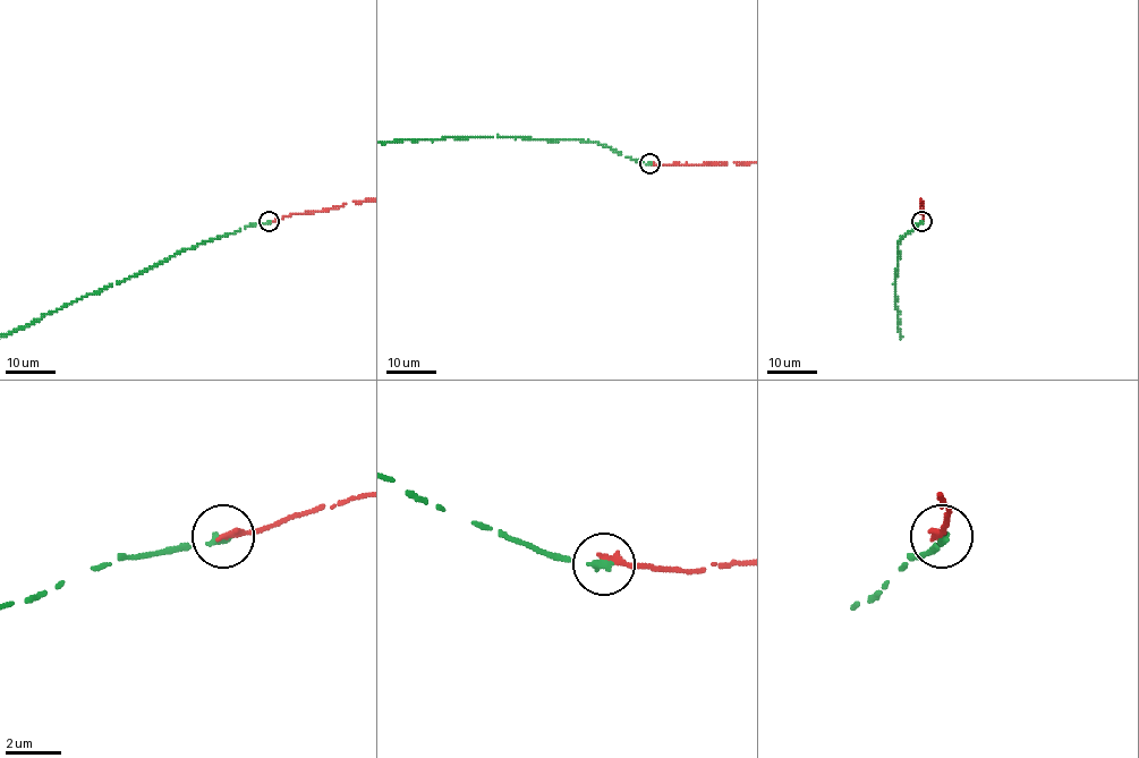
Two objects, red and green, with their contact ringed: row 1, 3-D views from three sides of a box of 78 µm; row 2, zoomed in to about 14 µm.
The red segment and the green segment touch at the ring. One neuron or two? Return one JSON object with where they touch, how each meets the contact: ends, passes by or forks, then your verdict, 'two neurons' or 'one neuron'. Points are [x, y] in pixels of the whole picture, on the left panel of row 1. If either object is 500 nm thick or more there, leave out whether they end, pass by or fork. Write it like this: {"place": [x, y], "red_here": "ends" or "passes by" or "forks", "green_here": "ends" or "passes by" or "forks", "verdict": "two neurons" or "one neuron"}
{"place": [269, 221], "red_here": "ends", "green_here": "ends", "verdict": "one neuron"}

